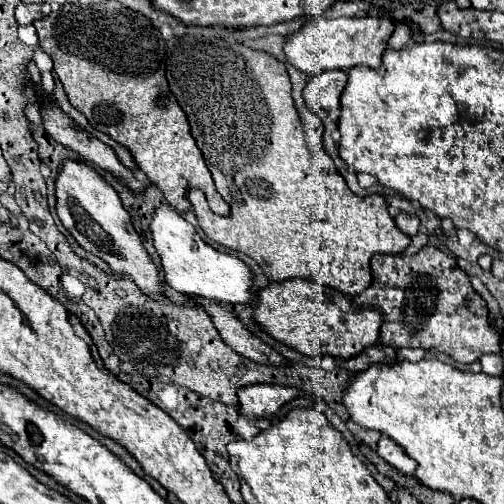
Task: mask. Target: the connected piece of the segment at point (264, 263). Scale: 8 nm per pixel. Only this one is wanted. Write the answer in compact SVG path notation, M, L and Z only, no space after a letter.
M181 36L181 38L173 38L167 42L167 82L169 82L169 88L171 92L175 94L179 106L183 108L183 112L187 114L187 120L191 124L191 134L199 146L199 150L203 152L205 156L205 162L209 166L209 172L215 180L215 188L217 192L223 196L223 200L229 204L231 208L231 214L227 218L223 216L217 216L211 212L211 208L207 206L207 200L205 200L205 194L198 188L189 189L189 202L193 204L193 210L197 214L197 220L199 220L199 226L203 228L203 232L217 244L221 246L227 246L231 250L237 250L237 252L243 252L247 256L251 256L265 272L265 276L269 276L273 282L283 282L283 280L289 280L289 278L311 278L315 282L321 282L325 286L331 286L331 288L337 288L349 296L355 296L359 292L363 292L369 284L371 284L371 268L369 268L369 260L373 254L399 254L403 252L411 238L407 234L403 234L395 220L389 216L387 212L387 202L383 196L379 194L371 194L371 196L357 196L353 194L345 180L341 178L341 174L337 172L333 160L329 158L327 152L321 154L321 158L315 158L309 148L307 148L307 142L305 142L305 132L303 132L303 126L301 126L301 120L297 116L297 110L293 106L293 98L291 98L291 82L289 82L289 76L287 76L287 70L285 66L275 60L273 56L265 54L265 52L253 52L251 48L235 42L235 44L225 44L225 42L219 42L217 38L211 38L211 40L205 40L205 38L193 38L193 36Z

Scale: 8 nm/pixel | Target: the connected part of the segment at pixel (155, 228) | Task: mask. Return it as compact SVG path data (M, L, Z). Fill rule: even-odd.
M163 204L155 210L155 216L153 216L153 222L151 222L151 234L153 234L153 242L155 242L155 248L161 256L161 266L165 270L165 278L167 278L167 284L181 292L181 294L197 294L197 296L203 296L203 298L211 298L211 300L219 300L219 302L227 302L227 304L245 304L245 306L255 306L257 304L257 292L253 290L255 286L255 274L253 270L237 256L229 254L229 252L219 252L215 250L213 246L205 244L197 230L169 204Z

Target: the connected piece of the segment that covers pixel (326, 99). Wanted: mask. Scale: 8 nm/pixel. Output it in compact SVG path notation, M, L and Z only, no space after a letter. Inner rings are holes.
M331 70L311 76L303 90L303 100L307 108L311 112L317 112L319 108L337 110L345 82L347 82L347 74L341 70Z

